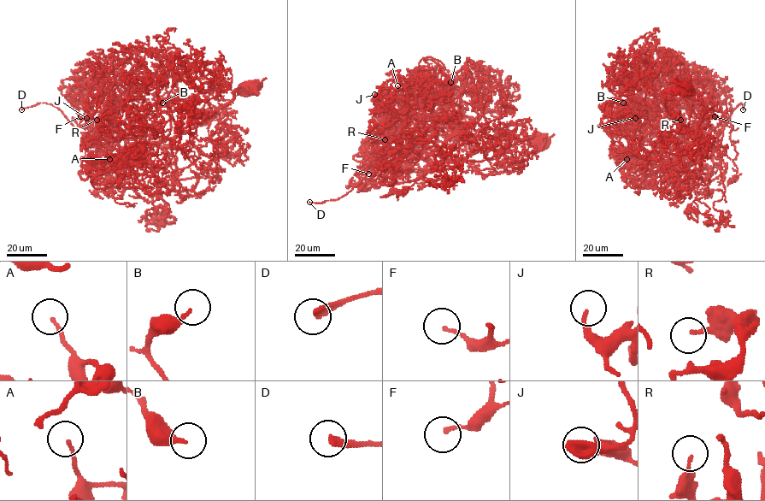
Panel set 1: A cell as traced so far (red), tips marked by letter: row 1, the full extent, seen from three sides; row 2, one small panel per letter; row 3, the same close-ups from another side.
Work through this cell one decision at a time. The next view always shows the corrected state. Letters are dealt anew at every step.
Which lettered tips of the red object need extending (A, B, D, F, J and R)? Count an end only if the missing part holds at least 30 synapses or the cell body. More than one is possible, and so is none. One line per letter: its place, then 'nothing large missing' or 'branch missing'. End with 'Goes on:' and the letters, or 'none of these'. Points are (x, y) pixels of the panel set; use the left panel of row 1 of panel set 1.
A: (109, 159) | branch missing
B: (162, 103) | branch missing
D: (21, 109) | branch missing
F: (80, 116) | nothing large missing
J: (86, 118) | nothing large missing
R: (97, 120) | nothing large missing
Goes on: A, B, D

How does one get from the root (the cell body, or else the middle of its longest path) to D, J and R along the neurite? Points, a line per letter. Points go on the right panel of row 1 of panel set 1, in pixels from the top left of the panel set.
D: (683, 88), (667, 90), (665, 106), (703, 143), (720, 146), (720, 118), (720, 132), (741, 103), (743, 109)
J: (683, 88), (667, 90), (665, 106), (699, 143), (691, 144), (662, 93), (638, 98), (629, 109), (635, 118)
R: (683, 88), (667, 90), (665, 106), (699, 143), (685, 129), (693, 133), (676, 142), (672, 115), (680, 120)

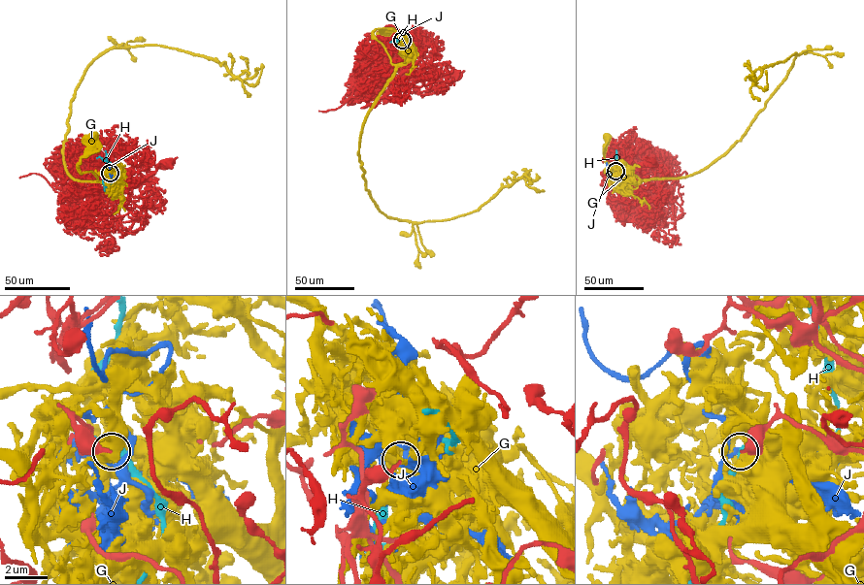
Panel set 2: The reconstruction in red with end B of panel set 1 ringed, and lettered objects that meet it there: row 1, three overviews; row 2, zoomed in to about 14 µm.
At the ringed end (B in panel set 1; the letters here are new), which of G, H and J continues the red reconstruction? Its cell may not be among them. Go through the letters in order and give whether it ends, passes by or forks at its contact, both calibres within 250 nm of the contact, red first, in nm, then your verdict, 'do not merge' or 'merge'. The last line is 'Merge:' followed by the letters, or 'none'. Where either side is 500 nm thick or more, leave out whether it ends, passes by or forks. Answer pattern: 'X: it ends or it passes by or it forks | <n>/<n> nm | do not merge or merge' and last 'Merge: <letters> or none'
G: 600/320 nm | do not merge
H: it passes by | 220/340 nm | do not merge
J: 700/280 nm | do not merge
Merge: none

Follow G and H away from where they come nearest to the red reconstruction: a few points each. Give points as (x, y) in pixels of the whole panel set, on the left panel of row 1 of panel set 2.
G: (110, 174), (118, 186), (100, 182), (91, 172), (80, 171), (78, 164), (87, 140), (93, 137)
H: (111, 173), (111, 164), (100, 156), (96, 158)

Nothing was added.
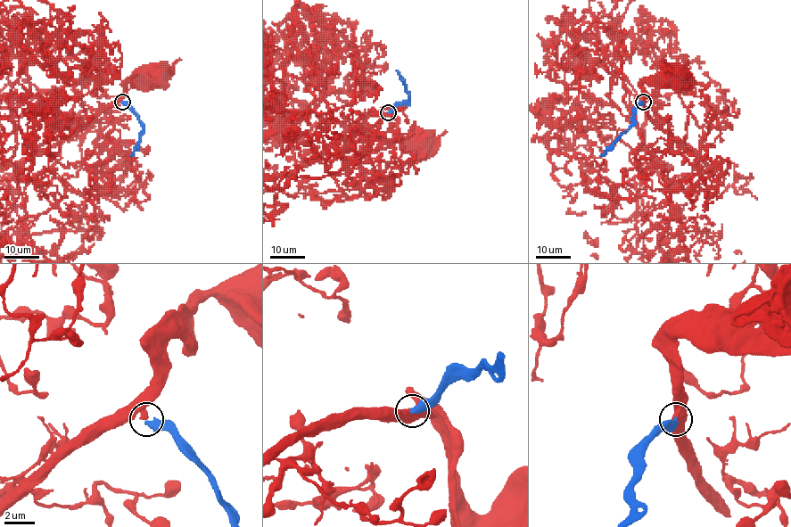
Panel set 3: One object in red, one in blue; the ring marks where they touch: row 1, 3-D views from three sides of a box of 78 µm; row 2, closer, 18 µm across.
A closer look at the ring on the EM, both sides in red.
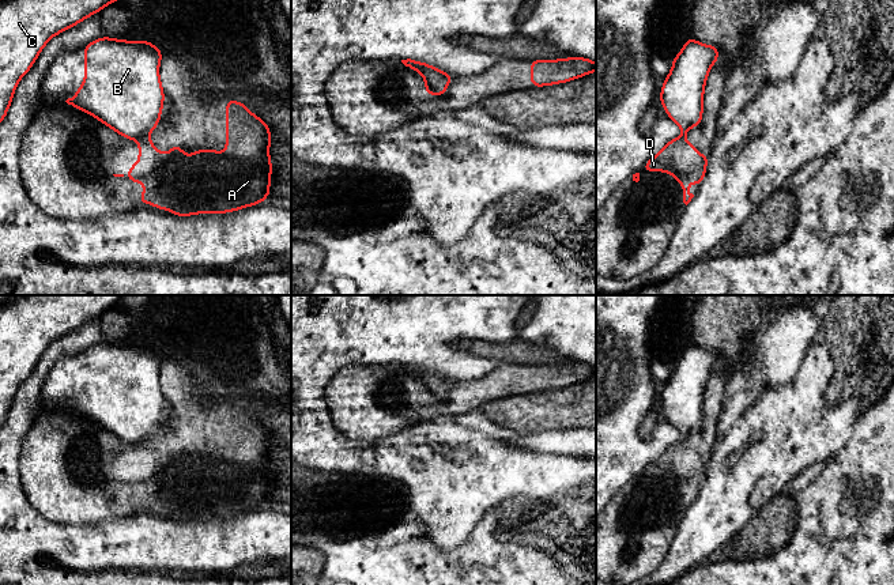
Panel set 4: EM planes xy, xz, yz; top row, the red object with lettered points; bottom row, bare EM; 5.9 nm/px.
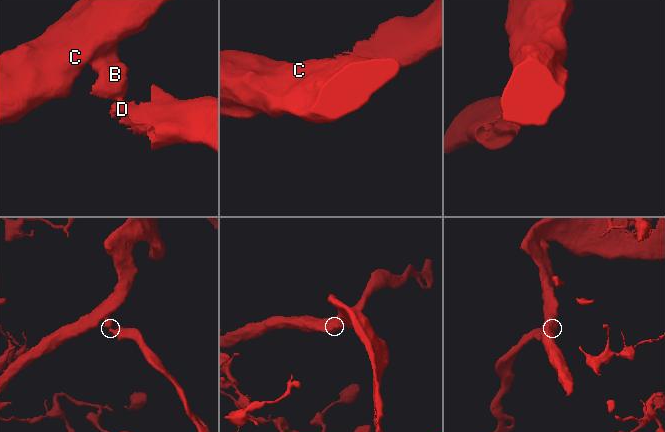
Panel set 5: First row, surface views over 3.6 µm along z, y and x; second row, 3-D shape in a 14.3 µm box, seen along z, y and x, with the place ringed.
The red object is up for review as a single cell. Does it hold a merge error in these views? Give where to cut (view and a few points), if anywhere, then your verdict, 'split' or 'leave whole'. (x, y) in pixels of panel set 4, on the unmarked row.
cut xy (147, 437), (136, 444); split

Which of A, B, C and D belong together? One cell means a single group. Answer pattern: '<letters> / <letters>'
A D / B C

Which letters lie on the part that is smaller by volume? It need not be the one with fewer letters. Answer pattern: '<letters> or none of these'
A, D

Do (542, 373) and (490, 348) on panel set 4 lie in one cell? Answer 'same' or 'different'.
different

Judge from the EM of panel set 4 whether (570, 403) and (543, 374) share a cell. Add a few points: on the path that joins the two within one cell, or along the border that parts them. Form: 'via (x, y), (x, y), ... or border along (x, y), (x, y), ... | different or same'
border along (581, 380), (565, 387), (525, 393) | different

